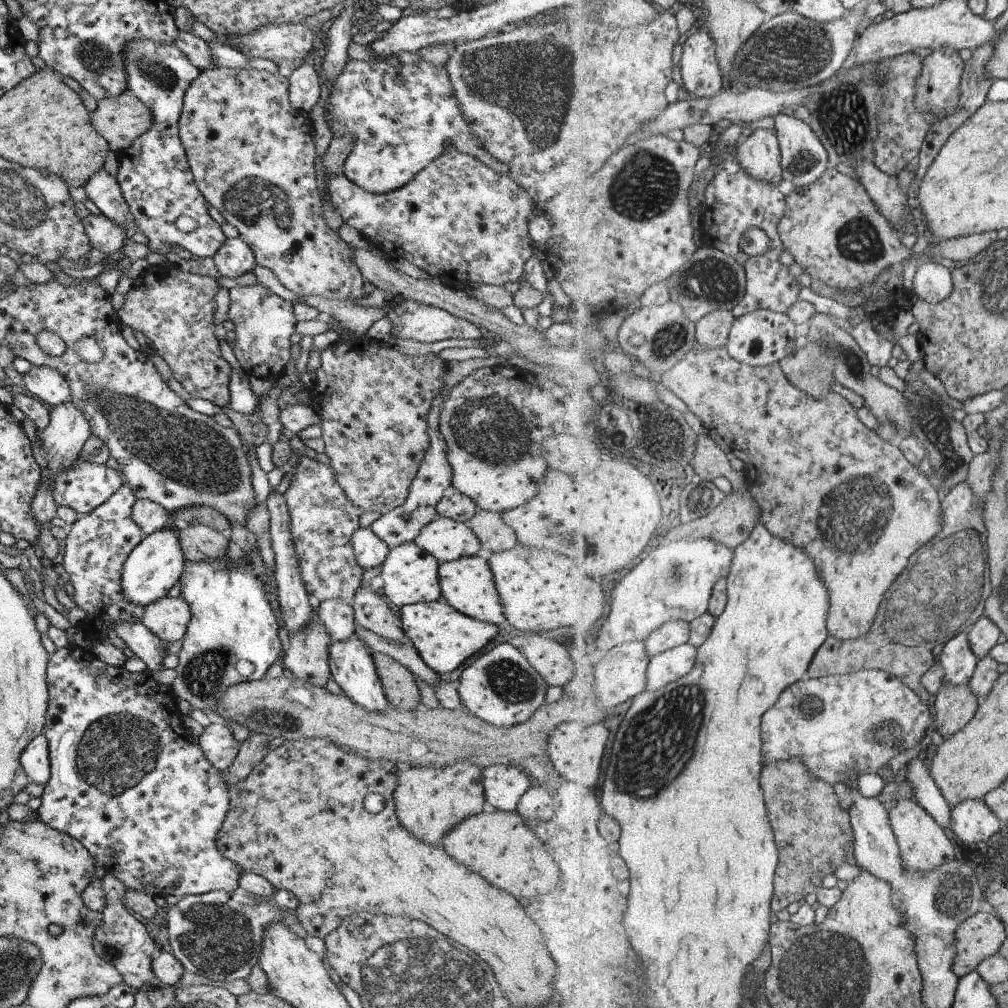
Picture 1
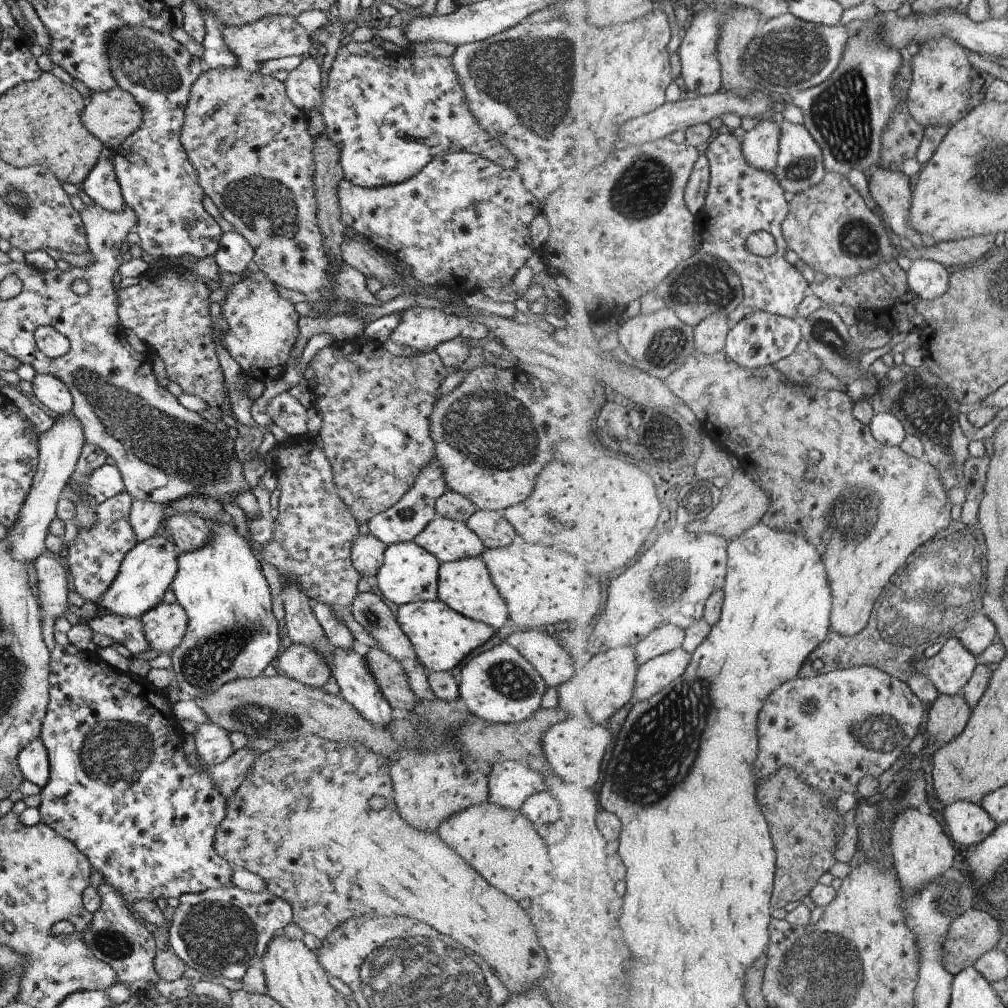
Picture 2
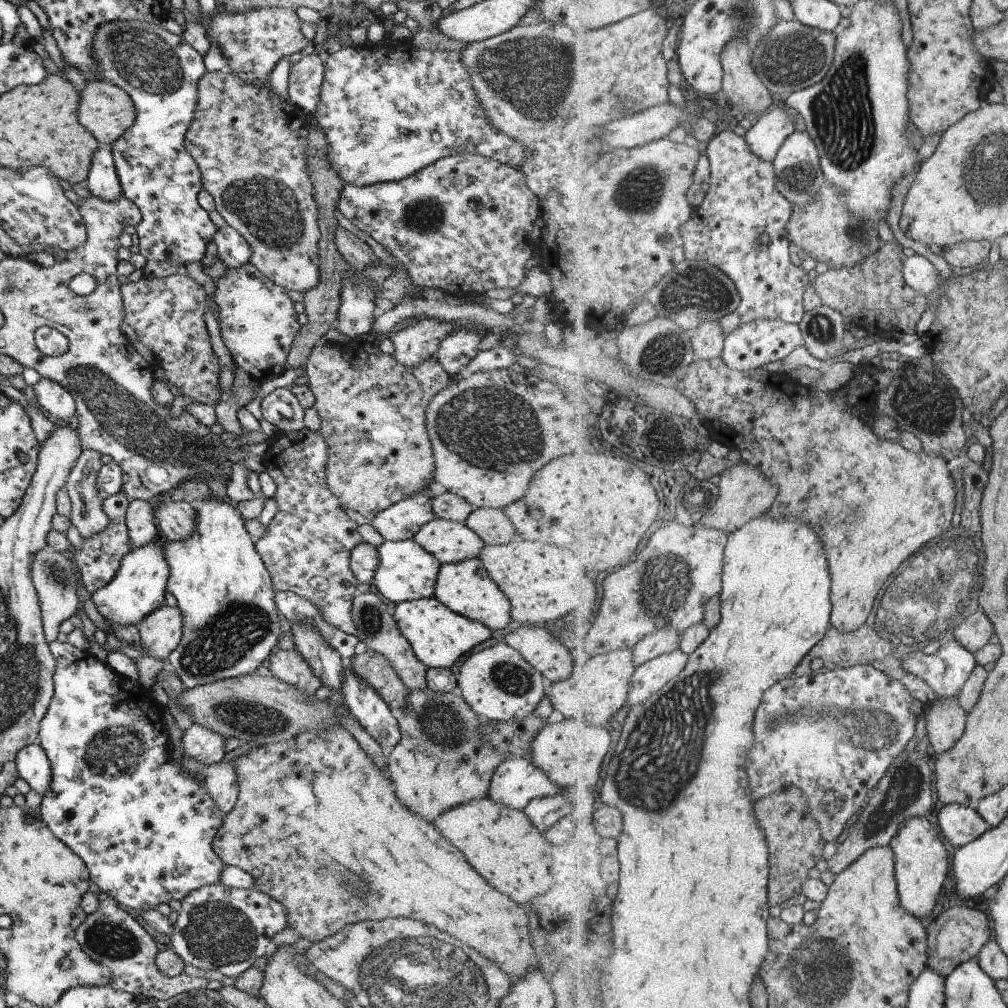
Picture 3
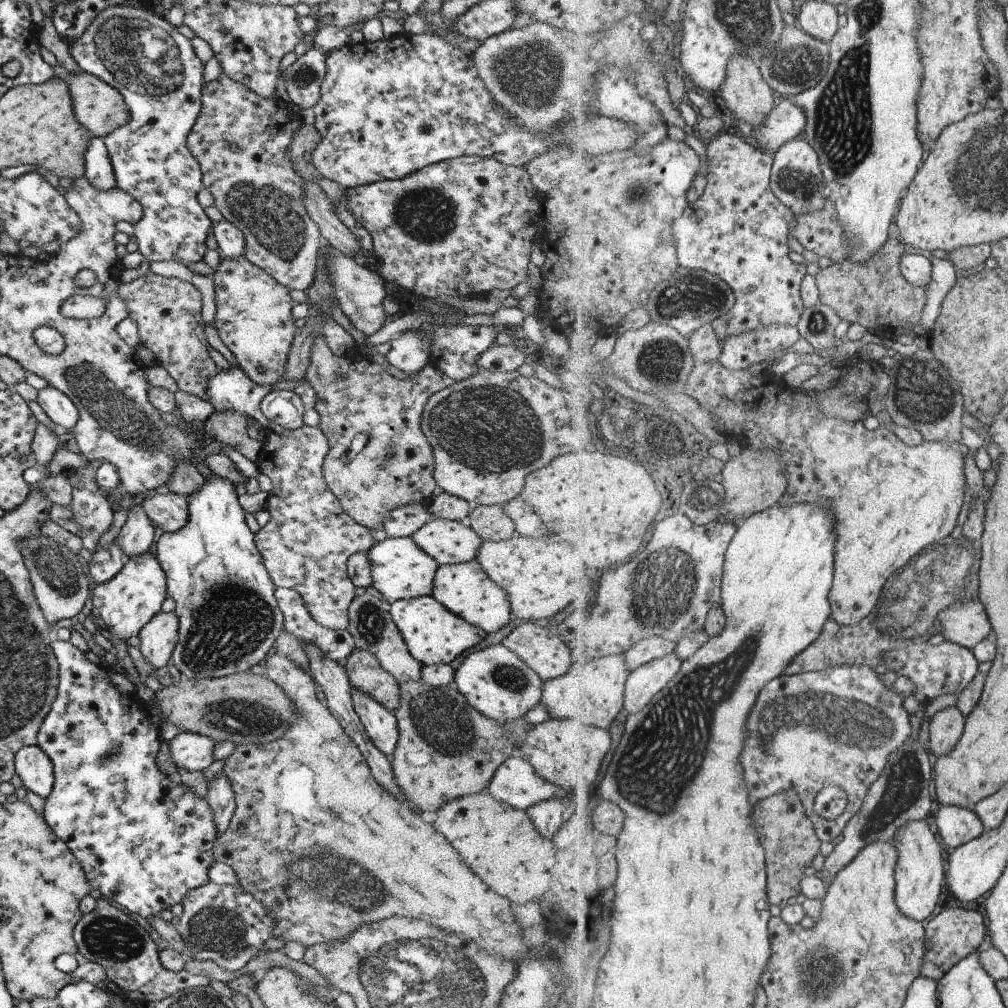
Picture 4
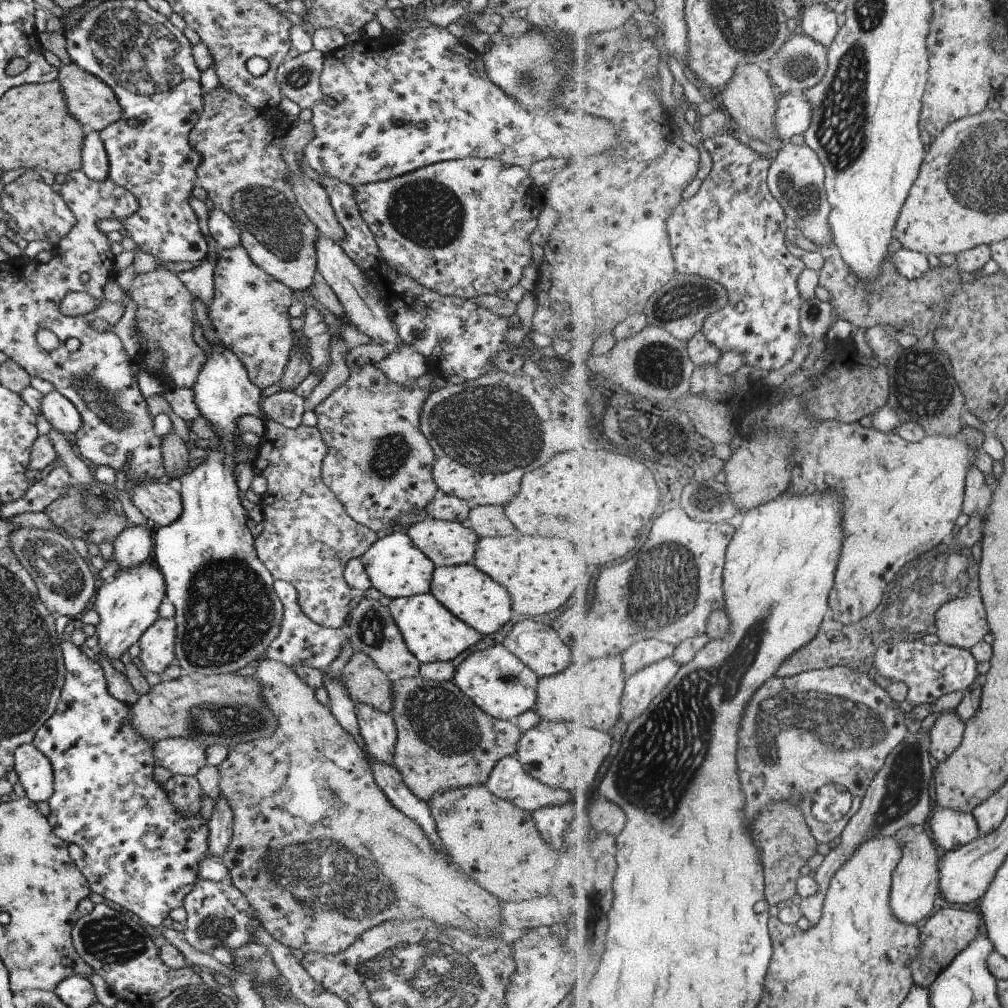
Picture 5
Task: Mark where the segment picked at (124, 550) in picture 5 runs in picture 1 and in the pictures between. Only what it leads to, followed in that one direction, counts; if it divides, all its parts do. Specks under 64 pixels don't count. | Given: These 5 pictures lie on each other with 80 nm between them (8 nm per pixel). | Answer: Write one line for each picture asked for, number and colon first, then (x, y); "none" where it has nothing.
1: (148, 516)
2: (144, 518)
3: (141, 528)
4: (135, 537)

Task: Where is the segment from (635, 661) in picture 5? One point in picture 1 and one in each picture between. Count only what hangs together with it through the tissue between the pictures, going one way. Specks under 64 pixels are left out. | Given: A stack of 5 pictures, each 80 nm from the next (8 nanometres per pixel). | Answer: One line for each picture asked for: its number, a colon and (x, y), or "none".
1: (673, 634)
2: (669, 638)
3: (667, 640)
4: (651, 648)

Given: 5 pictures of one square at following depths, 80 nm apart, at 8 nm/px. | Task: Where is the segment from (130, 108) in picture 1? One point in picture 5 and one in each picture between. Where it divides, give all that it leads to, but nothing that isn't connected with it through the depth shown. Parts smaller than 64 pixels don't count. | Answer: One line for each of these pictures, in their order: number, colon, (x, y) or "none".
2: (110, 116)
3: (105, 111)
4: (97, 107)
5: (87, 99)

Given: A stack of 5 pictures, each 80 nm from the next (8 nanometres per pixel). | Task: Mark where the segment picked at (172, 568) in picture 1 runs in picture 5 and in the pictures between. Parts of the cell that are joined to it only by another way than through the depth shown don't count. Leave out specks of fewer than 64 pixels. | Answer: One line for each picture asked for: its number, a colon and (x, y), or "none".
2: (145, 573)
3: (137, 588)
4: (131, 598)
5: (126, 605)

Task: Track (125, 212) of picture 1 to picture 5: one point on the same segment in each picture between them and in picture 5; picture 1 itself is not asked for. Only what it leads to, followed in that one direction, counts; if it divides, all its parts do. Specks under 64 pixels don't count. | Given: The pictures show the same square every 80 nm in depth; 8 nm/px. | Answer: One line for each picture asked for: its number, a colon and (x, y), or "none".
2: (101, 186)
3: (101, 181)
4: (96, 166)
5: (93, 163)

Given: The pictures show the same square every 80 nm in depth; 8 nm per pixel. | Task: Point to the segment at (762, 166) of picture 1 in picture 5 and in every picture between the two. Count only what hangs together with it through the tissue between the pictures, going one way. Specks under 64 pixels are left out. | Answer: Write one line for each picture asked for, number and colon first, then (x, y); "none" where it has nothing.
2: (761, 145)
3: (769, 131)
4: (787, 121)
5: (794, 117)

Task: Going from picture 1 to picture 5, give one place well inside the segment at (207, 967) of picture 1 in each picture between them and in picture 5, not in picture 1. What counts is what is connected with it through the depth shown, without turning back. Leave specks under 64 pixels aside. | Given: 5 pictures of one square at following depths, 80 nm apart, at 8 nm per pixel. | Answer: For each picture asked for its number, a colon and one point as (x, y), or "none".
2: (222, 931)
3: (223, 928)
4: (223, 924)
5: (218, 920)

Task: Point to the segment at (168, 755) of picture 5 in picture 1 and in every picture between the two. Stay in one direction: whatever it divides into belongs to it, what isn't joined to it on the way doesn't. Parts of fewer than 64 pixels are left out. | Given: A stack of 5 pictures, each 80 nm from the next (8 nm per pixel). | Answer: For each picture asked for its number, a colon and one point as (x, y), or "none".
1: (217, 745)
2: (212, 746)
3: (206, 746)
4: (192, 752)

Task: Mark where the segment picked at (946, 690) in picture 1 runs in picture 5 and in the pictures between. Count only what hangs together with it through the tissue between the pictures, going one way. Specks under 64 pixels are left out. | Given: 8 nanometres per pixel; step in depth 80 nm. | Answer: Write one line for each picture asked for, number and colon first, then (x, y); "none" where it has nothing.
2: (947, 720)
3: (946, 723)
4: (947, 727)
5: (947, 734)

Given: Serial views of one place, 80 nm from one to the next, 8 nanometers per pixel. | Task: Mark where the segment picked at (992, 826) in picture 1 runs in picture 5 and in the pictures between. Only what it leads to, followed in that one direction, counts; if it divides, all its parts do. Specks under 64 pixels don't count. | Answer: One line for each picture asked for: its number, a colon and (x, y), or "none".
2: (969, 824)
3: (961, 824)
4: (956, 826)
5: (951, 829)

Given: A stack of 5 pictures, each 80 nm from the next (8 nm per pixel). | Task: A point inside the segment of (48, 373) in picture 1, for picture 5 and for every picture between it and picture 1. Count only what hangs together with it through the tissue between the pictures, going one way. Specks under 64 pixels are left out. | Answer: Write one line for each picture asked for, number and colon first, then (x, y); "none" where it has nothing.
2: (51, 393)
3: (51, 396)
4: (57, 407)
5: (62, 416)

